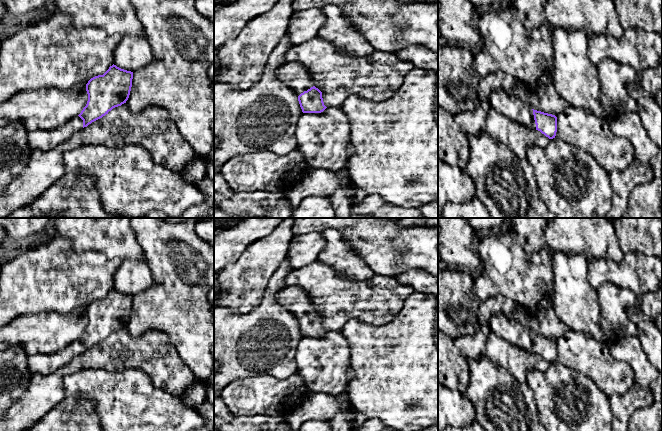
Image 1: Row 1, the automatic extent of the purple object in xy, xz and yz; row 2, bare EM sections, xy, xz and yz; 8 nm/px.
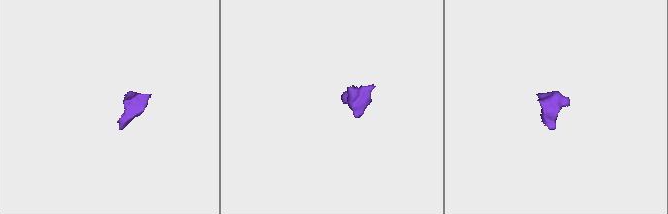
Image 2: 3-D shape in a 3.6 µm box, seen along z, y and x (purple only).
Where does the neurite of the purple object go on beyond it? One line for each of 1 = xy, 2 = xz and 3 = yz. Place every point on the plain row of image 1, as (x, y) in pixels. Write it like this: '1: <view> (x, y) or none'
1: xy (40, 364)
2: xz (295, 299)
3: yz (517, 334)

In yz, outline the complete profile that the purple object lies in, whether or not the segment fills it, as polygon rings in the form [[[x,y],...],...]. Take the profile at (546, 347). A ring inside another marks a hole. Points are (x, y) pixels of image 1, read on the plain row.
[[[503,314],[491,315],[489,331],[506,340],[510,344],[532,351],[549,363],[557,356],[557,341],[552,338],[537,335],[529,327]]]

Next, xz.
[[[283,287],[276,292],[275,298],[297,317],[303,337],[321,337],[327,332],[323,326],[322,316],[315,311],[316,305],[303,288]]]

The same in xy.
[[[112,289],[103,298],[86,308],[88,325],[81,337],[52,355],[31,355],[28,369],[31,374],[49,375],[67,365],[79,354],[102,342],[113,332],[126,327],[132,311],[133,296]]]

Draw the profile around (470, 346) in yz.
[[[481,324],[480,330],[473,335],[462,335],[453,339],[456,349],[466,359],[480,359],[485,355],[485,341],[489,327]]]

